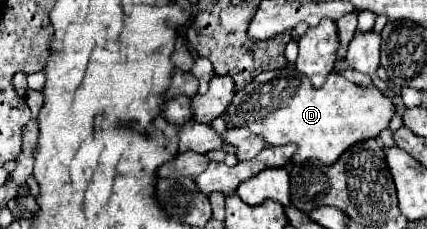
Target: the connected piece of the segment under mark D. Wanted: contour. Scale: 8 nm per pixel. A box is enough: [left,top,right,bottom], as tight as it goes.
[223,66,395,164]

